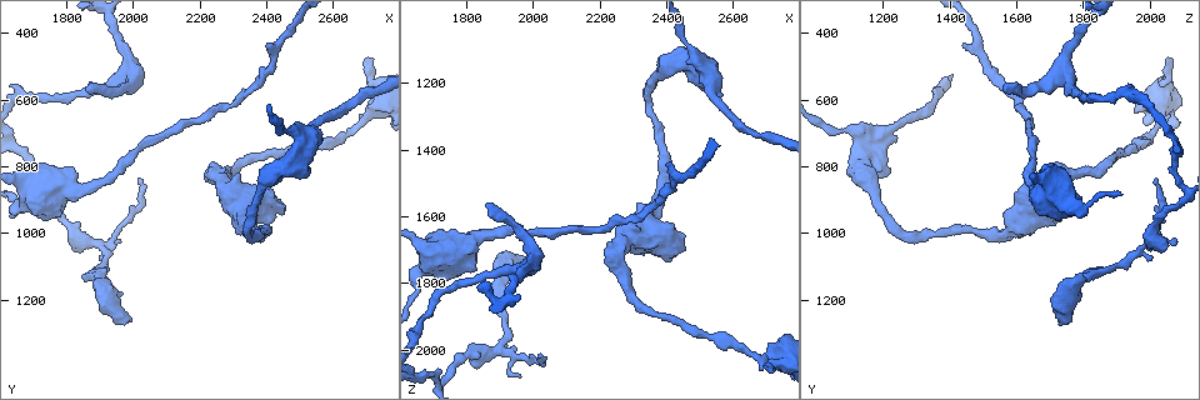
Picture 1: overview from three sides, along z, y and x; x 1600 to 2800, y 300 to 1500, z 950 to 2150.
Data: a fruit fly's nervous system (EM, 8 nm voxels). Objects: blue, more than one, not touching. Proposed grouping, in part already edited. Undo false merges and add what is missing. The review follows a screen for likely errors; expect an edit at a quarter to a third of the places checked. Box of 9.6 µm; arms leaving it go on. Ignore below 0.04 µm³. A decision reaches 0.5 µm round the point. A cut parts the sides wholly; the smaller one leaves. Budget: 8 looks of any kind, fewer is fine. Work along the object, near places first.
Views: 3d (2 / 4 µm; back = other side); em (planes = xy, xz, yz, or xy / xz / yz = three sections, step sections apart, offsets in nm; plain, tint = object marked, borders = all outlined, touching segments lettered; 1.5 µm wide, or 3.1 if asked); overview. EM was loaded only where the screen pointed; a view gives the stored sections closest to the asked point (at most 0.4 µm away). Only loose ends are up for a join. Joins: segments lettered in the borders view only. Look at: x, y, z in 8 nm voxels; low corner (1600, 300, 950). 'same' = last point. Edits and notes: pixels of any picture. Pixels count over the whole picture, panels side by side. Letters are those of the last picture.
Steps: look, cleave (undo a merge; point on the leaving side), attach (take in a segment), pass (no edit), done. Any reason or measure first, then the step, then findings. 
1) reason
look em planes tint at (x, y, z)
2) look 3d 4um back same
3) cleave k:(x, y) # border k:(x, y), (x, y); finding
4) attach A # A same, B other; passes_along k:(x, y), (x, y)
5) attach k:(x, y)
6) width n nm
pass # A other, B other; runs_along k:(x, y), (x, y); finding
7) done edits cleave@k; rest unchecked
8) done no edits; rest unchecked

branch stops here
look em planes borders at (1860, 560, 1570)

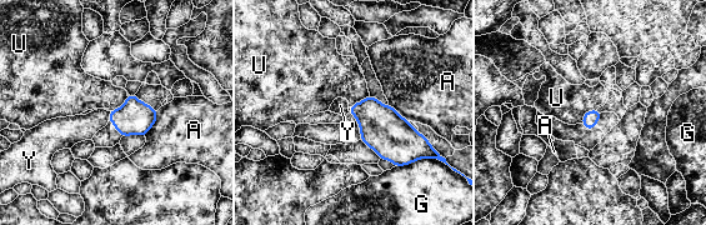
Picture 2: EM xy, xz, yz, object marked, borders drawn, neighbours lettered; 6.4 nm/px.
longest_contact G 220 nm
attach Y # A other, G other, U other, Y same; the neuron continues

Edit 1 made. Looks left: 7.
calibre changes
look em planes borders at (1830, 870, 1660)

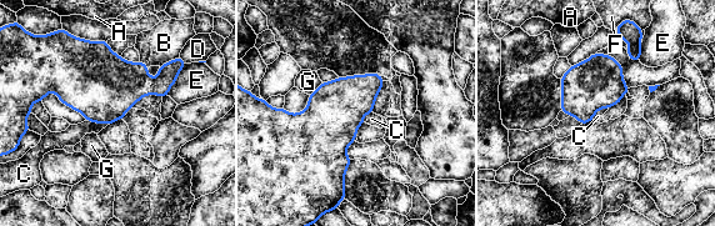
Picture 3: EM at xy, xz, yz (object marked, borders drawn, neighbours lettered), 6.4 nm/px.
longest_contact E 260 nm
pass # A other, B other, C other, D other, E other, F other, G other; border 3:(86, 120), (109, 124); continuous, no second neuron

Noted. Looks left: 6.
branch stops here
look em yz step 8 tint at (2700, 480, 2050)

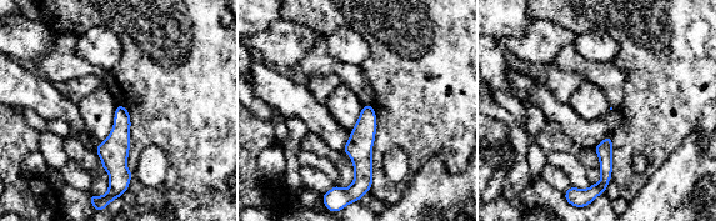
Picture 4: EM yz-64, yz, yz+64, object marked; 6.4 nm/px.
look em planes borders same

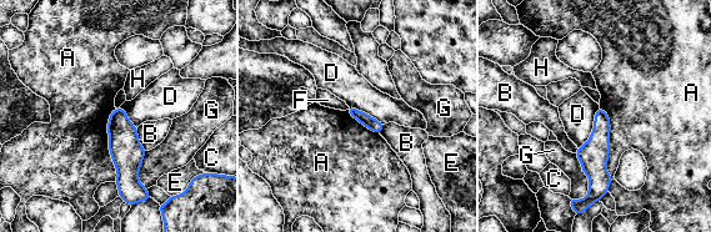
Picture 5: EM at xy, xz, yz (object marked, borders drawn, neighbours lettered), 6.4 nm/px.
pass # A other, B other, C other, D other, E other, F other, G other, H other; border 5:(599, 106), (592, 132), (577, 149); no lettered segment goes on from it

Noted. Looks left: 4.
done edits attach@2; rest unchecked

